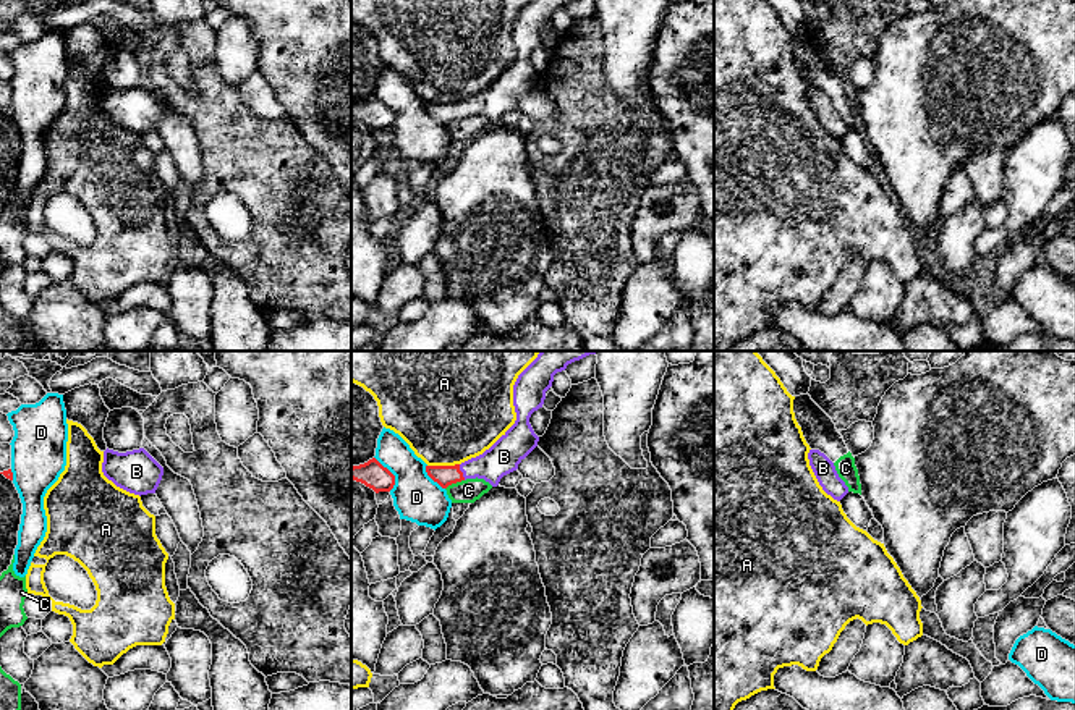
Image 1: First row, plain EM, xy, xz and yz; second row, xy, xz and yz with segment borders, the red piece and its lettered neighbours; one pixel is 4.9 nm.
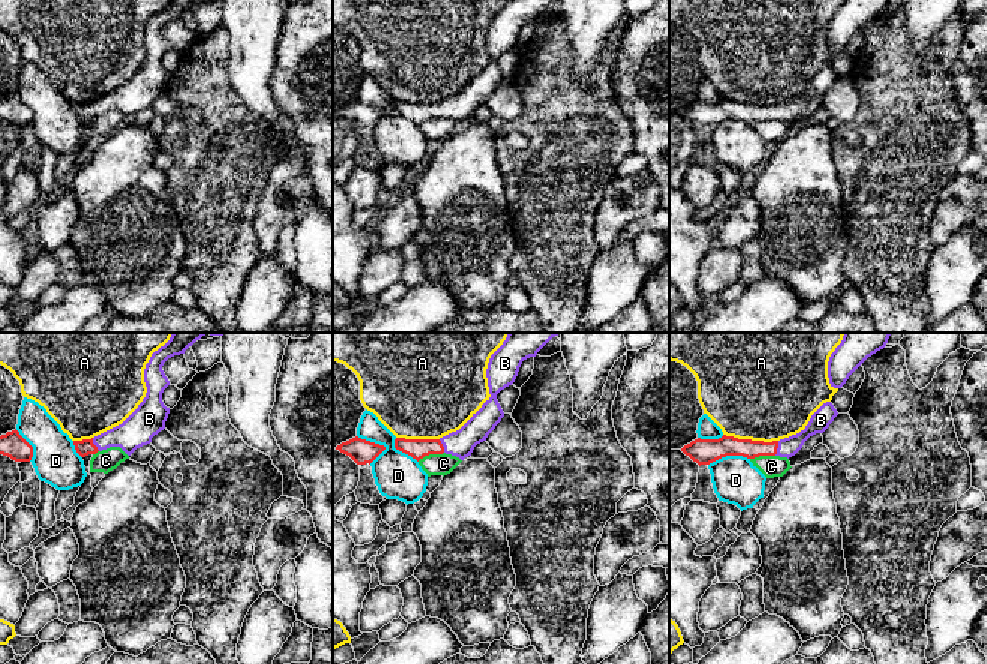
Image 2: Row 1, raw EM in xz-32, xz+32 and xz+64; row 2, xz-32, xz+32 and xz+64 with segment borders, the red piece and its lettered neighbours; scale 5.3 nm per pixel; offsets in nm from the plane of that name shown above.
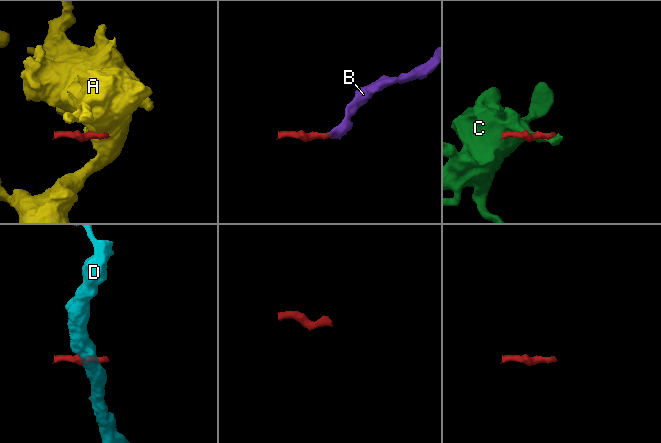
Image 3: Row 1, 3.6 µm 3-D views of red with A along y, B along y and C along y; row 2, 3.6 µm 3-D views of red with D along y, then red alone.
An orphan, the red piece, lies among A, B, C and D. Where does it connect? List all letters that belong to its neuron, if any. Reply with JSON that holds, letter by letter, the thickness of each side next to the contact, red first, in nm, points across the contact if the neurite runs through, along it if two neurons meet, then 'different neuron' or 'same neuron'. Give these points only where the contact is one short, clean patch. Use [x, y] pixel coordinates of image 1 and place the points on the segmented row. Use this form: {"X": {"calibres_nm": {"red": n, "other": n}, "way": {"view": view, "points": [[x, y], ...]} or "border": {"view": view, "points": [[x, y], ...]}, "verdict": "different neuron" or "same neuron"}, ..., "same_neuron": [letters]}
{"A": {"calibres_nm": {"red": 100, "other": 480}, "border": {"view": "xz", "points": [[458, 463], [428, 466]]}, "verdict": "different neuron"}, "B": {"calibres_nm": {"red": 100, "other": 160}, "way": {"view": "xz", "points": [[444, 476], [462, 473], [491, 466], [504, 456]]}, "verdict": "same neuron"}, "C": {"calibres_nm": {"red": 100, "other": 120}, "border": {"view": "xz", "points": [[463, 479], [446, 489]]}, "verdict": "different neuron"}, "D": {"calibres_nm": {"red": 140, "other": 240}, "border": {"view": "xz", "points": [[374, 456], [394, 476], [394, 487], [390, 490]]}, "verdict": "different neuron"}, "same_neuron": ["B"]}

